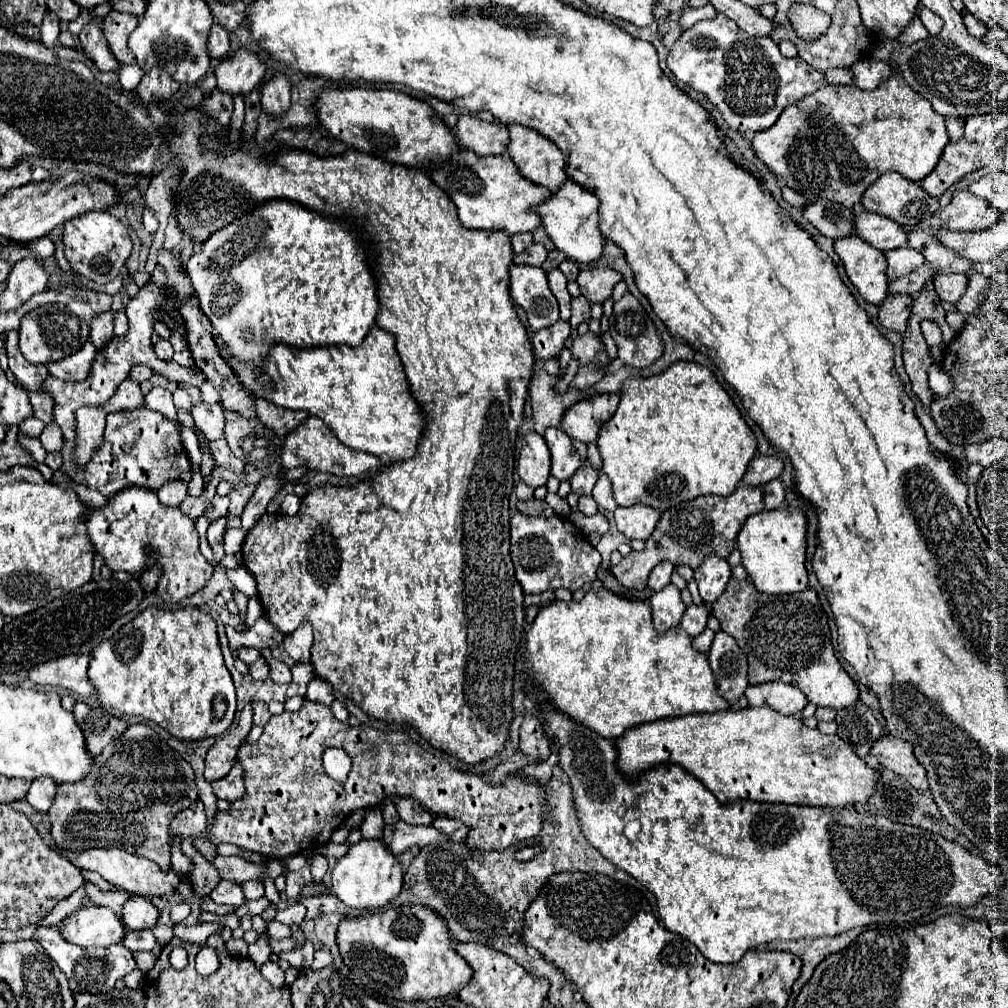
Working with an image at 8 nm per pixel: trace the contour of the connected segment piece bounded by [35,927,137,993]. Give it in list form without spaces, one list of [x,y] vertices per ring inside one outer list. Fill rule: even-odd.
[[[39,927],[35,933],[35,939],[41,941],[45,953],[59,965],[59,969],[65,973],[69,987],[73,993],[105,993],[113,989],[115,981],[137,969],[133,953],[123,945],[113,945],[105,949],[83,949],[79,945],[69,943],[63,939],[63,935],[57,929],[51,927]]]

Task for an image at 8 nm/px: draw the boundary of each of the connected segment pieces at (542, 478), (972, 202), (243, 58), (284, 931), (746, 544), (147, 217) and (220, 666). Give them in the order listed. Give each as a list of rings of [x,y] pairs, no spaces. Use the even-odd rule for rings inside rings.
[[[531,431],[525,435],[525,445],[521,449],[517,467],[519,467],[521,481],[525,481],[529,487],[537,489],[547,483],[547,477],[551,473],[549,449],[539,433]]]
[[[955,191],[949,205],[939,211],[945,229],[951,231],[981,231],[997,223],[999,215],[985,199],[969,191]]]
[[[239,49],[215,67],[217,89],[229,95],[247,95],[259,87],[265,67],[249,49]]]
[[[273,921],[271,927],[269,927],[269,937],[277,939],[277,941],[287,939],[287,937],[291,937],[291,929],[285,927],[285,925],[281,925],[281,923],[277,923],[277,921]]]
[[[775,509],[751,515],[739,531],[737,549],[749,581],[759,593],[797,593],[807,587],[805,569],[805,529],[807,519],[799,509]]]
[[[145,209],[143,213],[142,222],[143,222],[144,228],[151,234],[154,234],[157,231],[159,222],[157,219],[157,215],[154,211],[150,209]]]
[[[147,607],[141,615],[123,625],[111,639],[105,639],[101,647],[93,653],[91,663],[87,655],[65,655],[61,659],[33,667],[29,671],[29,679],[37,685],[59,685],[83,697],[89,697],[95,687],[95,693],[103,705],[115,707],[123,715],[151,719],[159,727],[167,729],[173,737],[183,741],[197,741],[221,735],[233,723],[237,709],[235,685],[229,669],[223,663],[215,621],[197,607],[185,607],[179,611],[161,611]]]

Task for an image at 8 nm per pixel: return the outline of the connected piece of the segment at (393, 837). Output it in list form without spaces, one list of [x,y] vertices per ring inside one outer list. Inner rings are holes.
[[[397,821],[395,825],[385,825],[383,827],[383,837],[381,841],[387,845],[387,849],[393,855],[401,855],[409,851],[411,847],[425,847],[431,843],[443,843],[449,841],[447,835],[439,833],[435,827],[413,827],[407,825],[405,821]]]

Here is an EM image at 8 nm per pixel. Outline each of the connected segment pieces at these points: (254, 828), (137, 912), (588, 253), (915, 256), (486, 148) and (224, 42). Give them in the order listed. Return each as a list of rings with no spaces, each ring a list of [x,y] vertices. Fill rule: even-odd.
[[[303,699],[303,705],[295,713],[273,715],[265,725],[263,735],[257,743],[243,743],[237,753],[239,761],[245,767],[245,797],[231,805],[229,813],[217,813],[217,823],[207,829],[207,837],[211,843],[233,843],[245,851],[257,851],[265,857],[289,857],[309,849],[317,849],[325,845],[335,829],[339,829],[345,819],[355,809],[371,809],[381,805],[389,797],[411,797],[419,801],[433,815],[447,813],[451,819],[459,819],[469,827],[465,845],[473,851],[501,851],[511,847],[513,843],[521,843],[525,839],[533,839],[543,829],[543,813],[547,807],[547,787],[533,783],[533,779],[511,773],[499,785],[491,785],[485,775],[467,773],[453,769],[445,759],[435,757],[417,745],[407,731],[379,731],[367,727],[363,733],[361,727],[351,727],[347,721],[335,719],[331,707]],[[329,747],[343,749],[351,761],[351,773],[345,783],[331,779],[323,771],[321,755]]]
[[[131,897],[123,907],[121,921],[127,929],[153,929],[159,919],[159,909],[147,897]]]
[[[569,179],[549,201],[535,207],[535,211],[541,215],[543,227],[547,229],[555,247],[569,259],[575,263],[593,263],[603,257],[605,237],[599,229],[599,199],[591,191]]]
[[[899,247],[899,249],[885,251],[885,257],[887,257],[889,281],[909,275],[911,271],[915,271],[925,261],[923,253],[917,251],[917,249],[911,249],[911,247]]]
[[[459,115],[455,135],[465,149],[477,153],[479,157],[507,153],[509,131],[501,123],[487,123],[477,115]]]
[[[213,23],[213,27],[211,27],[207,51],[209,51],[211,59],[223,59],[223,55],[229,51],[229,33],[217,23]]]

